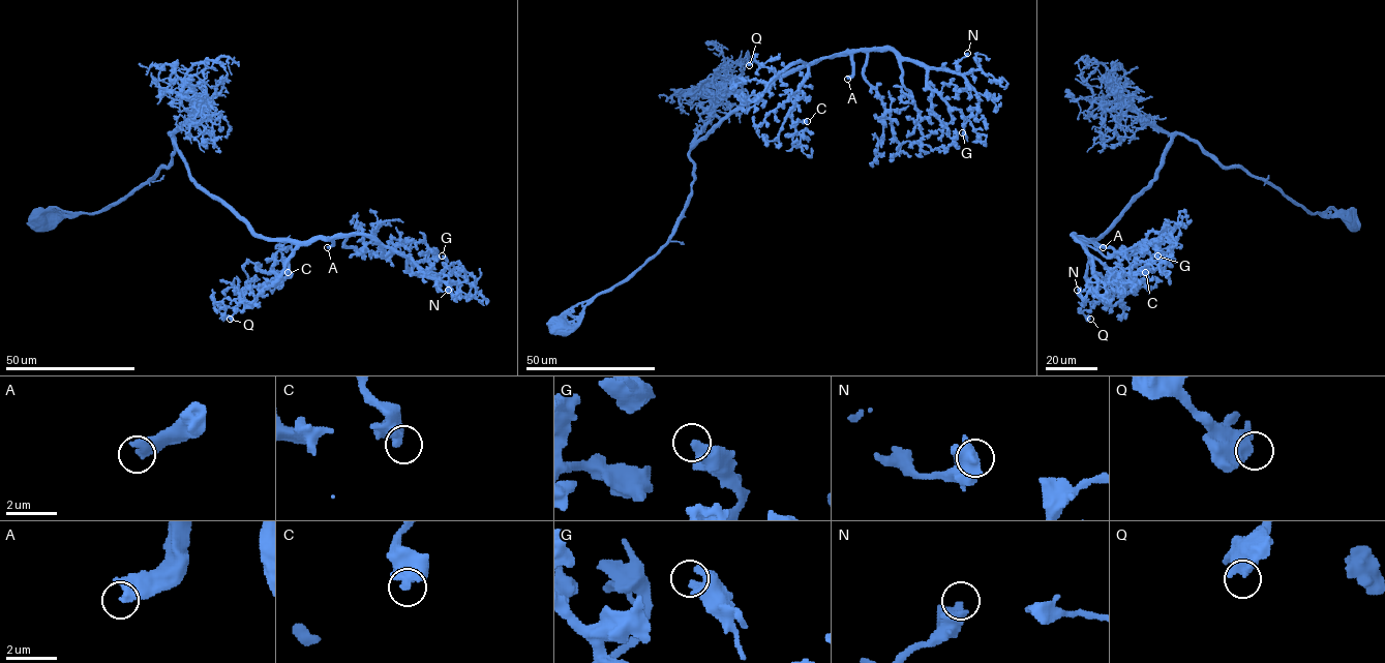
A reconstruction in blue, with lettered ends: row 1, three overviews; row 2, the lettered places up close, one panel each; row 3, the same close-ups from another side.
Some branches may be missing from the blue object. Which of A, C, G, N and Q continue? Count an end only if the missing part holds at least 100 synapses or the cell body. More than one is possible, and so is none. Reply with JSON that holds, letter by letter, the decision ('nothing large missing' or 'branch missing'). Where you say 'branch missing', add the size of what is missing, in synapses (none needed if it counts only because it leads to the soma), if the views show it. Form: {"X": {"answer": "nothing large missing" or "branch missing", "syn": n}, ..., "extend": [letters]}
{"A": {"answer": "branch missing", "syn": 950}, "C": {"answer": "nothing large missing"}, "G": {"answer": "nothing large missing"}, "N": {"answer": "nothing large missing"}, "Q": {"answer": "nothing large missing"}, "extend": ["A"]}

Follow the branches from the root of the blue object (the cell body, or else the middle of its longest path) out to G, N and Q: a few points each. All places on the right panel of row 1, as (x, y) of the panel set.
G: (1351, 219), (1312, 213), (1177, 133), (1097, 239), (1074, 234), (1117, 274), (1157, 255)
N: (1351, 219), (1345, 211), (1312, 213), (1177, 133), (1154, 179), (1097, 239), (1074, 234), (1096, 280), (1077, 290)
Q: (1351, 219), (1312, 213), (1177, 133), (1154, 179), (1085, 245), (1100, 297), (1090, 319)

